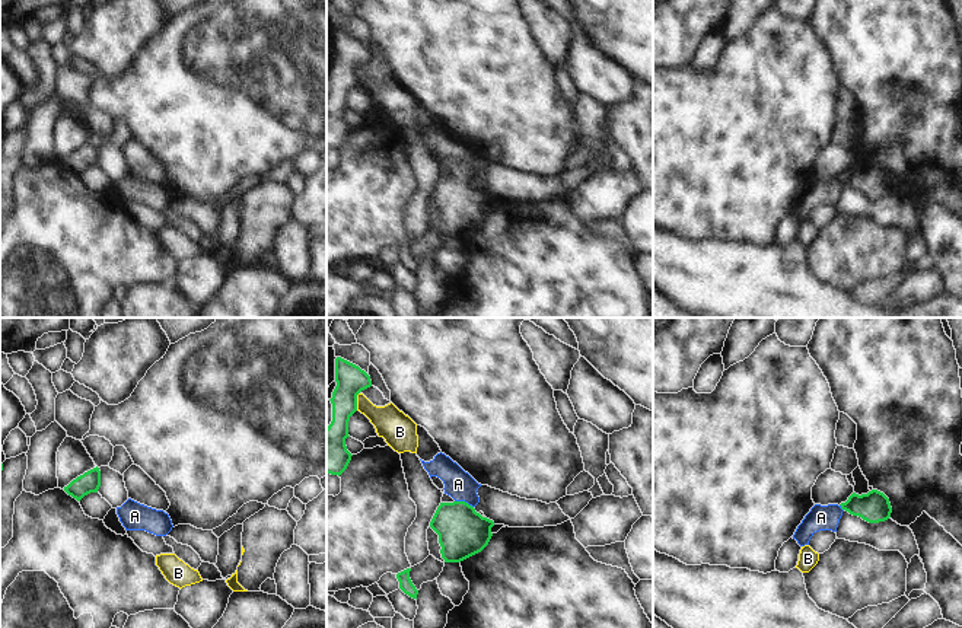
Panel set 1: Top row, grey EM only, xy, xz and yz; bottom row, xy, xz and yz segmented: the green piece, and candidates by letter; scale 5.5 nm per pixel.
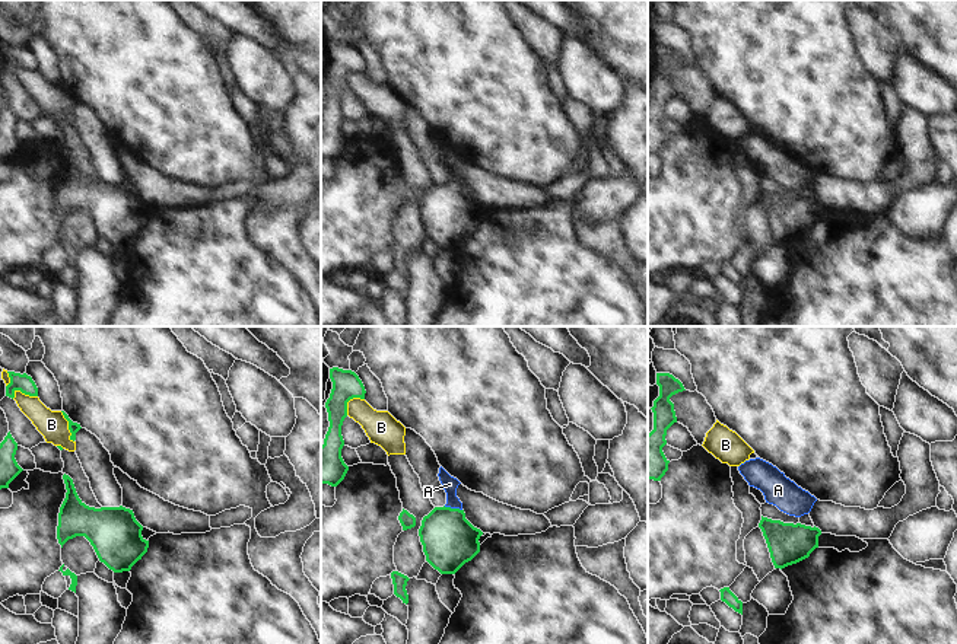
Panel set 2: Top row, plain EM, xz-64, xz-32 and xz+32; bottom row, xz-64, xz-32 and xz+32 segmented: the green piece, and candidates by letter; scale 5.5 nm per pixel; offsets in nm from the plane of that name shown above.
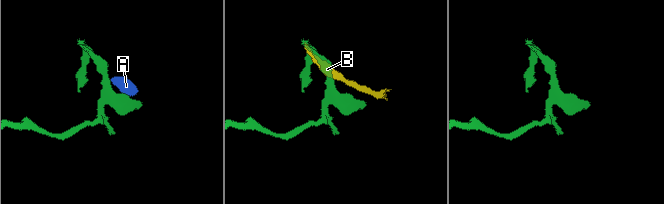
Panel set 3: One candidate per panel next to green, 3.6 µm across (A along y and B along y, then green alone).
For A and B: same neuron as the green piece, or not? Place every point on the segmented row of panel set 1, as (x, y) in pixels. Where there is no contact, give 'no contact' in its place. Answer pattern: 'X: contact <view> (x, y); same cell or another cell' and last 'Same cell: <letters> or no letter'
A: contact xz (464, 501); same cell
B: contact xz (356, 401); another cell
Same cell: A

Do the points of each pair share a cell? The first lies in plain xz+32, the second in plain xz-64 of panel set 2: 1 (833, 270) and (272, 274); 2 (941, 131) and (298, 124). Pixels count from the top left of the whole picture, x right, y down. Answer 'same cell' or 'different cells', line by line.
1: same cell
2: same cell

